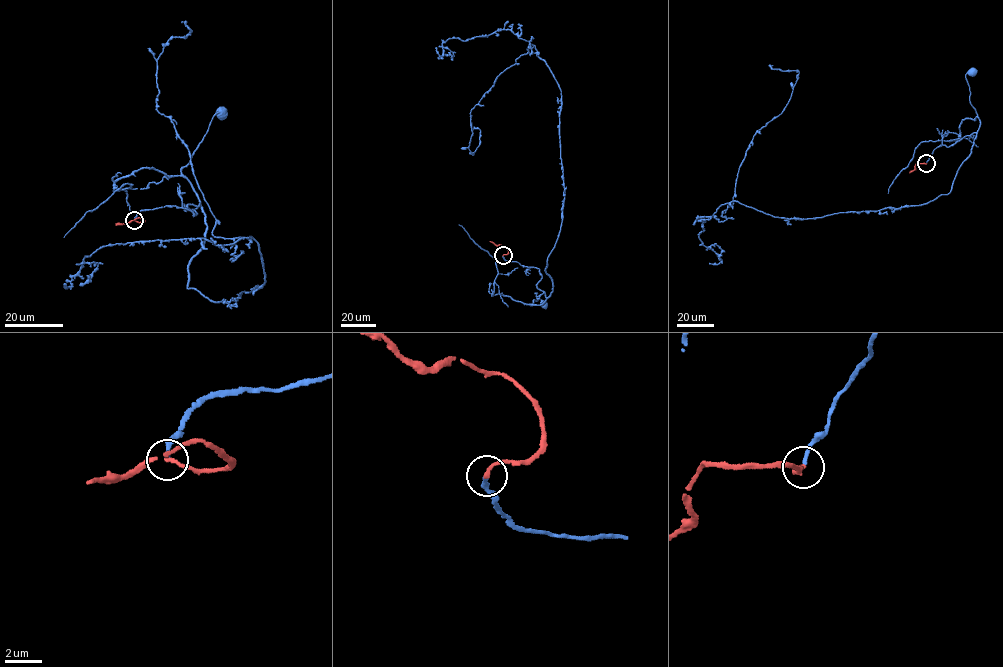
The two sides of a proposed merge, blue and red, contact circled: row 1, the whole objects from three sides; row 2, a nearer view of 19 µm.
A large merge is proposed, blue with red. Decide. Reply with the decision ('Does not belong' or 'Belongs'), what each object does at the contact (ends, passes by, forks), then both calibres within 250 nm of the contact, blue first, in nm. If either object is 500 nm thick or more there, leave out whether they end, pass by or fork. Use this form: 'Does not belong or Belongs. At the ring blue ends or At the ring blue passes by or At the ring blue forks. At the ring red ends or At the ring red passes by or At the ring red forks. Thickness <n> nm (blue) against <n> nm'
Belongs. At the ring blue ends. At the ring red ends. Thickness 190 nm (blue) against 200 nm

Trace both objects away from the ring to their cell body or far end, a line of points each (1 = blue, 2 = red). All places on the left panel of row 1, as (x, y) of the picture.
1: (134, 220), (141, 211), (166, 206), (196, 213), (187, 206), (198, 206), (199, 199), (181, 170), (220, 112)
2: (134, 220), (145, 220), (137, 217), (115, 225)

